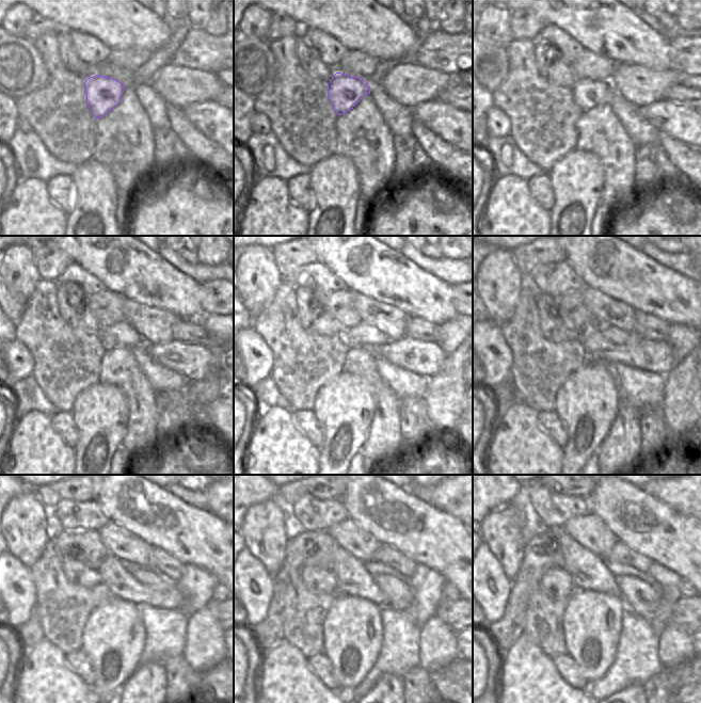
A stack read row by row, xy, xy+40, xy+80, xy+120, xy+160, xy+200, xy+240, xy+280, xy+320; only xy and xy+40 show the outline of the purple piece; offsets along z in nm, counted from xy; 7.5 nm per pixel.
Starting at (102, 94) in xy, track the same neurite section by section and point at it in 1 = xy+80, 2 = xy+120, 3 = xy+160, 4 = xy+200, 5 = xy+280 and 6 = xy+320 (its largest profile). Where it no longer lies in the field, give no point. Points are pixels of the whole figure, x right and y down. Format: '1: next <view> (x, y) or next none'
1: next xy+80 (587, 94)
2: next xy+120 (122, 335)
3: next xy+160 (363, 334)
4: next xy+200 (615, 335)
5: next xy+280 (399, 594)
6: next xy+320 (642, 597)

